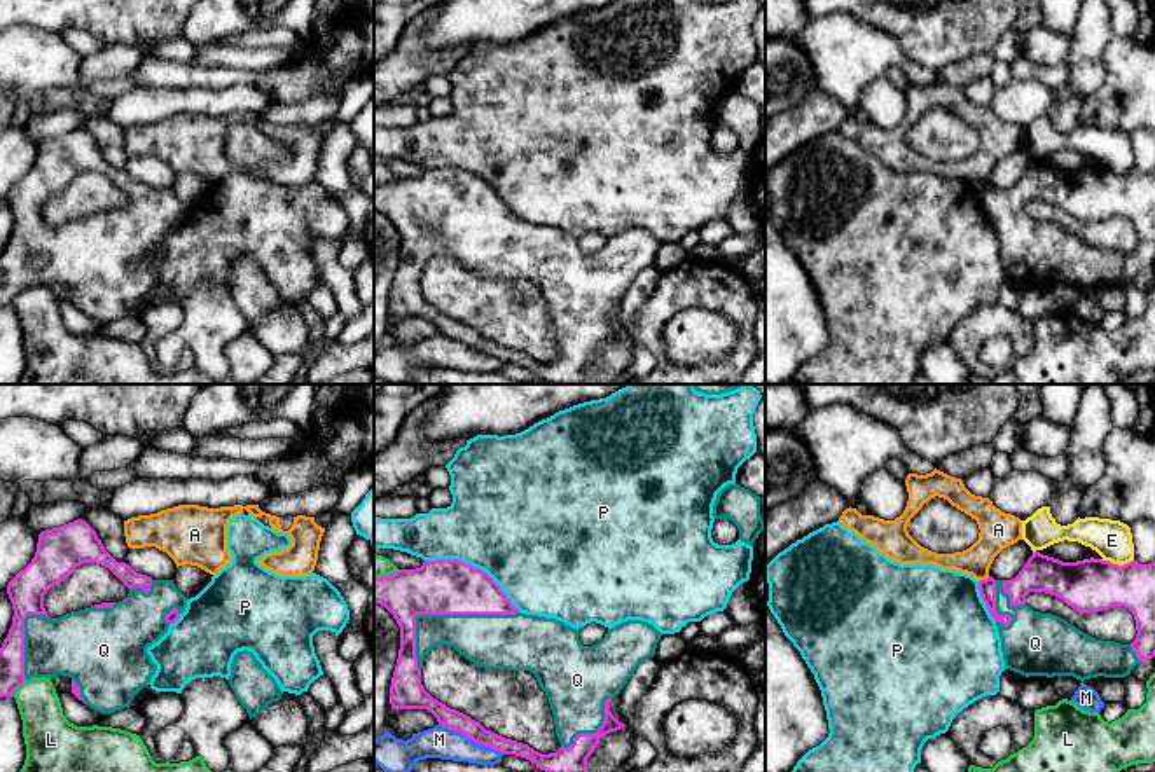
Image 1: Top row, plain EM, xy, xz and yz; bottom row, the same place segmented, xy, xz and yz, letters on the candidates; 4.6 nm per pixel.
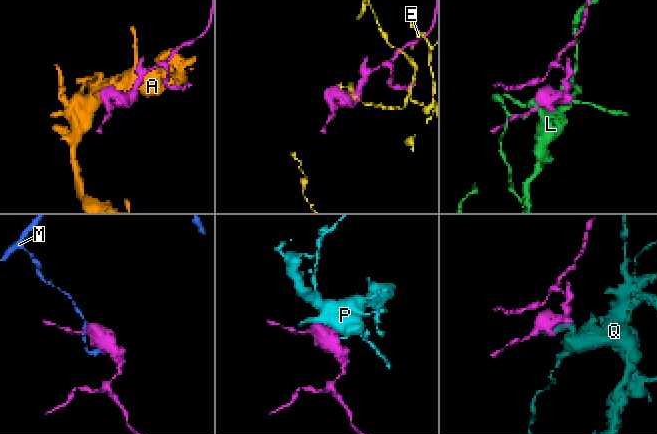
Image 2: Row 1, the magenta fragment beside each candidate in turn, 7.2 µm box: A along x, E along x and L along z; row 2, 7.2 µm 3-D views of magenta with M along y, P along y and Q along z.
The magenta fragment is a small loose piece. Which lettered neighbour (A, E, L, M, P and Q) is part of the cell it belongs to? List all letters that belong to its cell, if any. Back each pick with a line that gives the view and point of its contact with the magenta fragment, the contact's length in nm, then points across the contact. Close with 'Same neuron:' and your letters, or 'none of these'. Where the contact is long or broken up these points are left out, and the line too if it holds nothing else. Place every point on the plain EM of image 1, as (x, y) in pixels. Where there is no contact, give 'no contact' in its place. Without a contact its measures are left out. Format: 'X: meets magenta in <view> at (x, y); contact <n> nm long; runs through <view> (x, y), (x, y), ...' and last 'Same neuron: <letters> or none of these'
Q: meets magenta in xz at (442, 222); contact 550 nm long
Same neuron: Q

